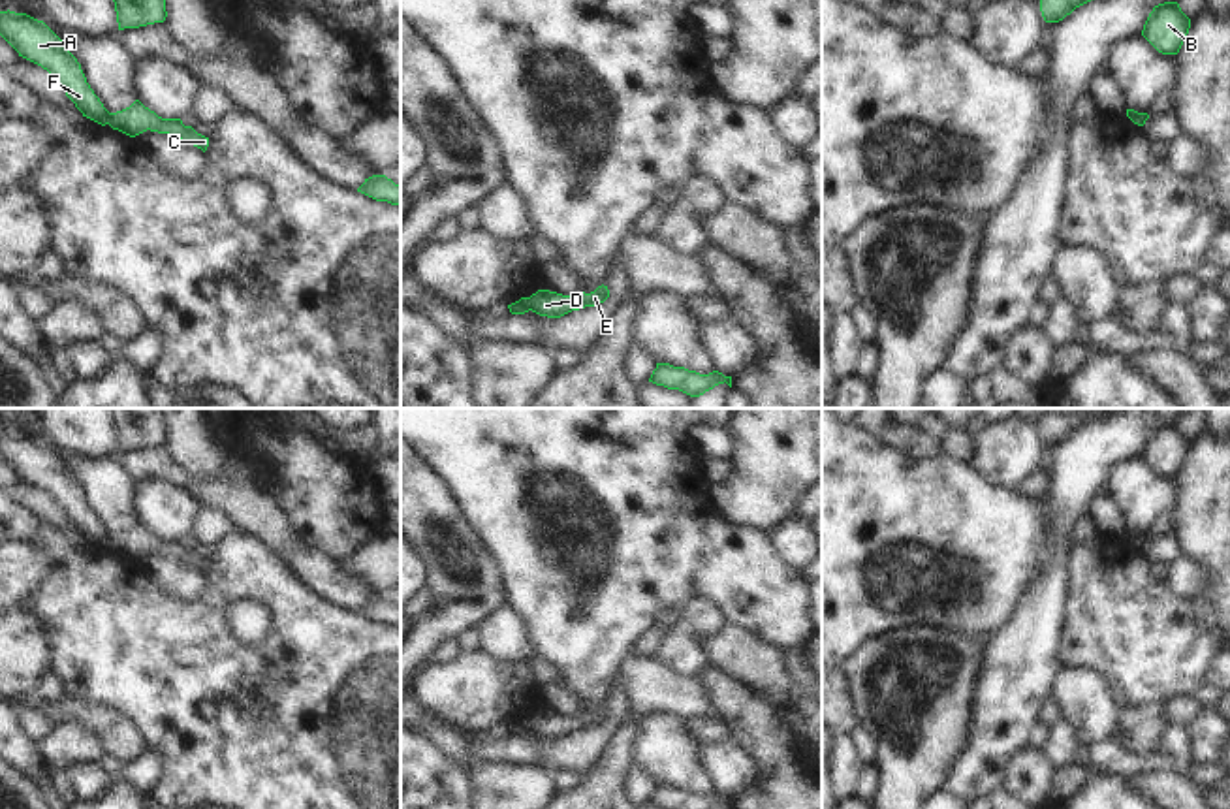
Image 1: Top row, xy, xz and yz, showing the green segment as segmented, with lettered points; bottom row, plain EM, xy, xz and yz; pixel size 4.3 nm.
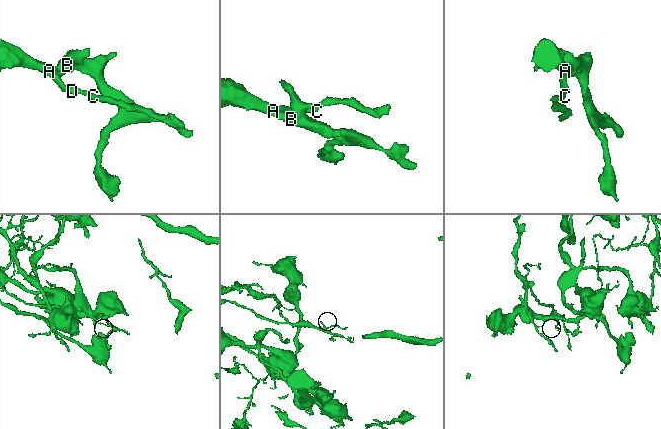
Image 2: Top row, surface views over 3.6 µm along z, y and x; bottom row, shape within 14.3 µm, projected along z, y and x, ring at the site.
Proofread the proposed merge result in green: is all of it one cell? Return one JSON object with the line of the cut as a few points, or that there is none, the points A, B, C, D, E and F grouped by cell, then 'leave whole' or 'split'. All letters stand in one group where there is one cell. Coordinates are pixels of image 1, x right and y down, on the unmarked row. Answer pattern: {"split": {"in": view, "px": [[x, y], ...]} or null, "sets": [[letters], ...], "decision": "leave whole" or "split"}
{"split": {"in": "xz", "px": [[529, 719], [531, 730]]}, "sets": [["A", "B", "F"], ["C", "D", "E"]], "decision": "split"}

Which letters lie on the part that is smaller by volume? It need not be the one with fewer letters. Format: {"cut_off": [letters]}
{"cut_off": ["C", "D", "E"]}

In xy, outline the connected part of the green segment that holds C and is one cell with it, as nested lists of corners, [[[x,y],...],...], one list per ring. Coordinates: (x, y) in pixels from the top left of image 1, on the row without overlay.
[[[135,521],[130,529],[111,534],[109,544],[113,551],[118,551],[130,559],[135,559],[147,551],[158,555],[175,557],[203,574],[209,568],[209,559],[197,555],[192,547],[184,547],[181,540],[162,540],[149,529],[145,529],[139,521]]]

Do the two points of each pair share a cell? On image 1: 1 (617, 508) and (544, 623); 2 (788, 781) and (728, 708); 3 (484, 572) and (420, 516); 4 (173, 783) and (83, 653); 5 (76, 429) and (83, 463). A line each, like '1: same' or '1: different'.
1: same
2: same
3: same
4: same
5: different

